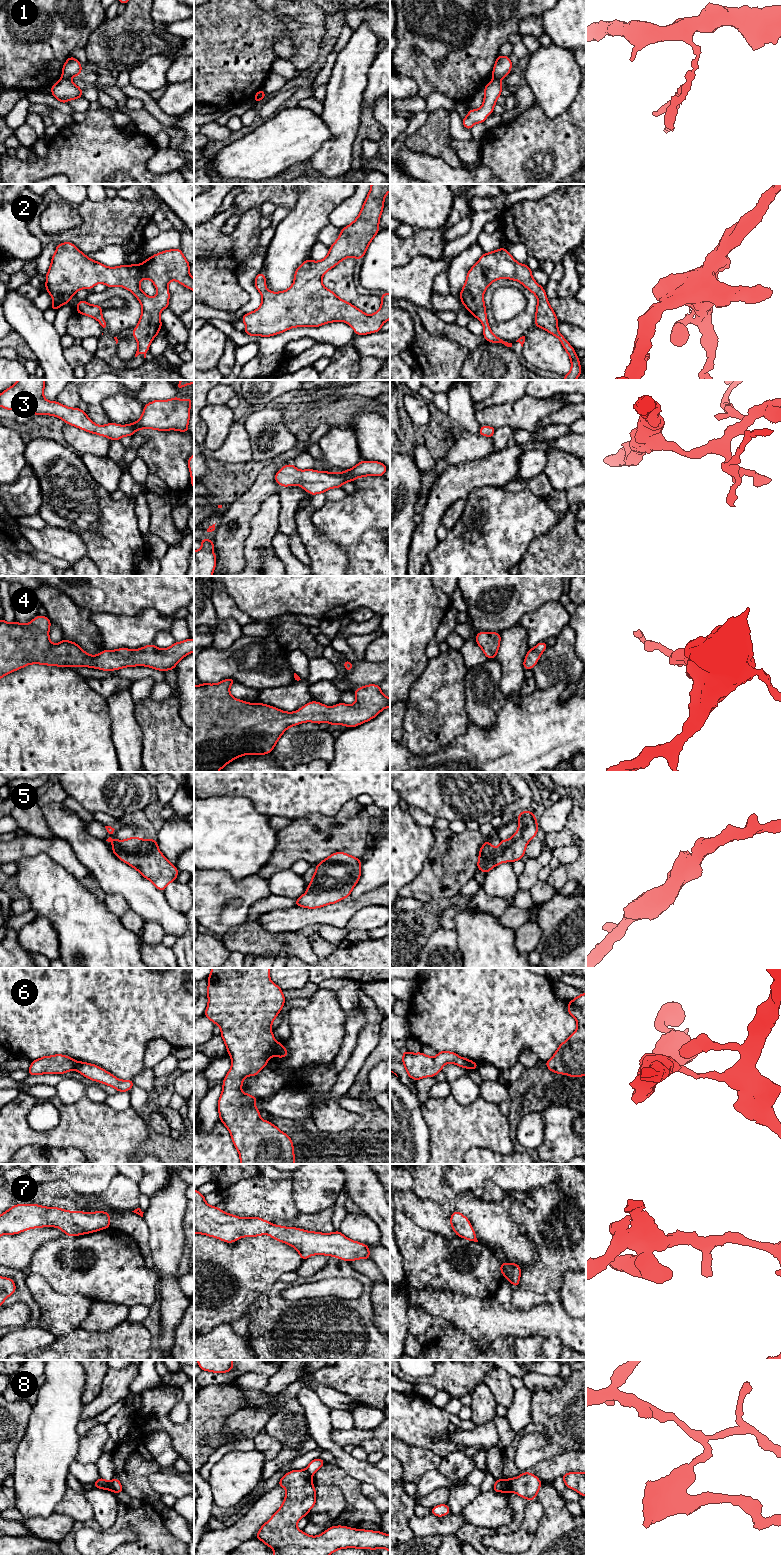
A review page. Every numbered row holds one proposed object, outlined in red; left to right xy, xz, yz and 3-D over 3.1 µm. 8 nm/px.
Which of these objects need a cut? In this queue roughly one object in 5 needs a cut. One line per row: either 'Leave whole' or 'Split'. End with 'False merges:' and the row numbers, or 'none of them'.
1: Split
2: Leave whole
3: Leave whole
4: Leave whole
5: Leave whole
6: Split
7: Leave whole
8: Split
False merges: 1, 6, 8

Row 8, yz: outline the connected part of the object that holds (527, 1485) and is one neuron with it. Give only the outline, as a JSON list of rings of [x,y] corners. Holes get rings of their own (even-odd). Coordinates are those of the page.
[[[523,1472],[518,1477],[503,1479],[502,1490],[505,1494],[514,1492],[520,1497],[531,1501],[533,1499],[536,1499],[541,1485],[542,1482],[534,1474]]]

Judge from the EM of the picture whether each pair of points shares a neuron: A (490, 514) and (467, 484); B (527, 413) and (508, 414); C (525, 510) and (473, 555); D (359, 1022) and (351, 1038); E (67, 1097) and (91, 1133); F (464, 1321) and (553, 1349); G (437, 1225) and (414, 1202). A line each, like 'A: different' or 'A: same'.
A: different
B: same
C: same
D: same
E: different
F: different
G: same

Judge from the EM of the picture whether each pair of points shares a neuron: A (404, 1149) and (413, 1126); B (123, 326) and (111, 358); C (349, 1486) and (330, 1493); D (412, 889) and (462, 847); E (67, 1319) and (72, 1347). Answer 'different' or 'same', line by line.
A: same
B: different
C: different
D: same
E: different

